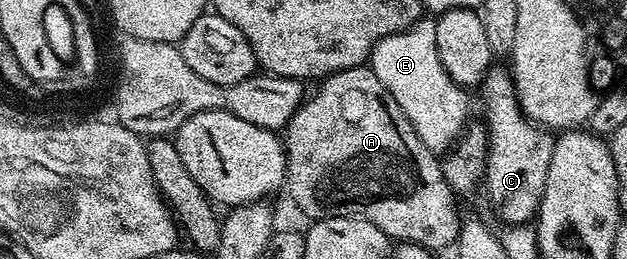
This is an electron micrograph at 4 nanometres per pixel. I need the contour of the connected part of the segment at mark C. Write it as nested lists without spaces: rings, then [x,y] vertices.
[[[509,69],[487,70],[486,77],[480,83],[481,90],[482,106],[486,109],[484,125],[489,135],[484,171],[486,194],[490,197],[491,208],[506,224],[520,226],[529,223],[538,213],[544,180],[548,180],[548,164],[552,164],[555,135],[523,114]]]

